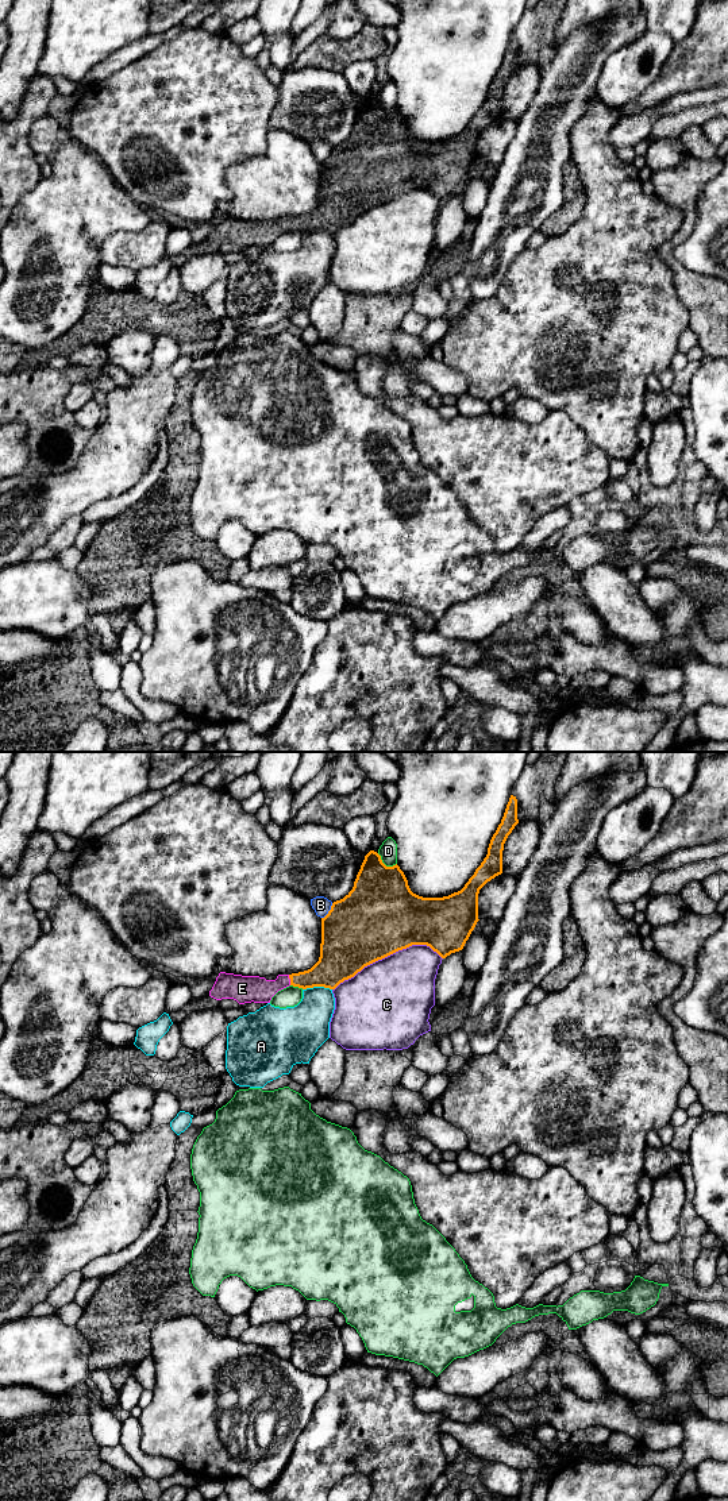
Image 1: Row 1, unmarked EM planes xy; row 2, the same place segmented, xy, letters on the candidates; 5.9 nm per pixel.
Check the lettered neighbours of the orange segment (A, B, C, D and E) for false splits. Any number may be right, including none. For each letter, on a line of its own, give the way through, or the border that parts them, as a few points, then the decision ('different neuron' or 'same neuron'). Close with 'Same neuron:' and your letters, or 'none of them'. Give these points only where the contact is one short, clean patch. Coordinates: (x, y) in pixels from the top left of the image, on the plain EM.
A: different neuron
B: different neuron
C: different neuron
D: different neuron
E: same neuron
Same neuron: E

